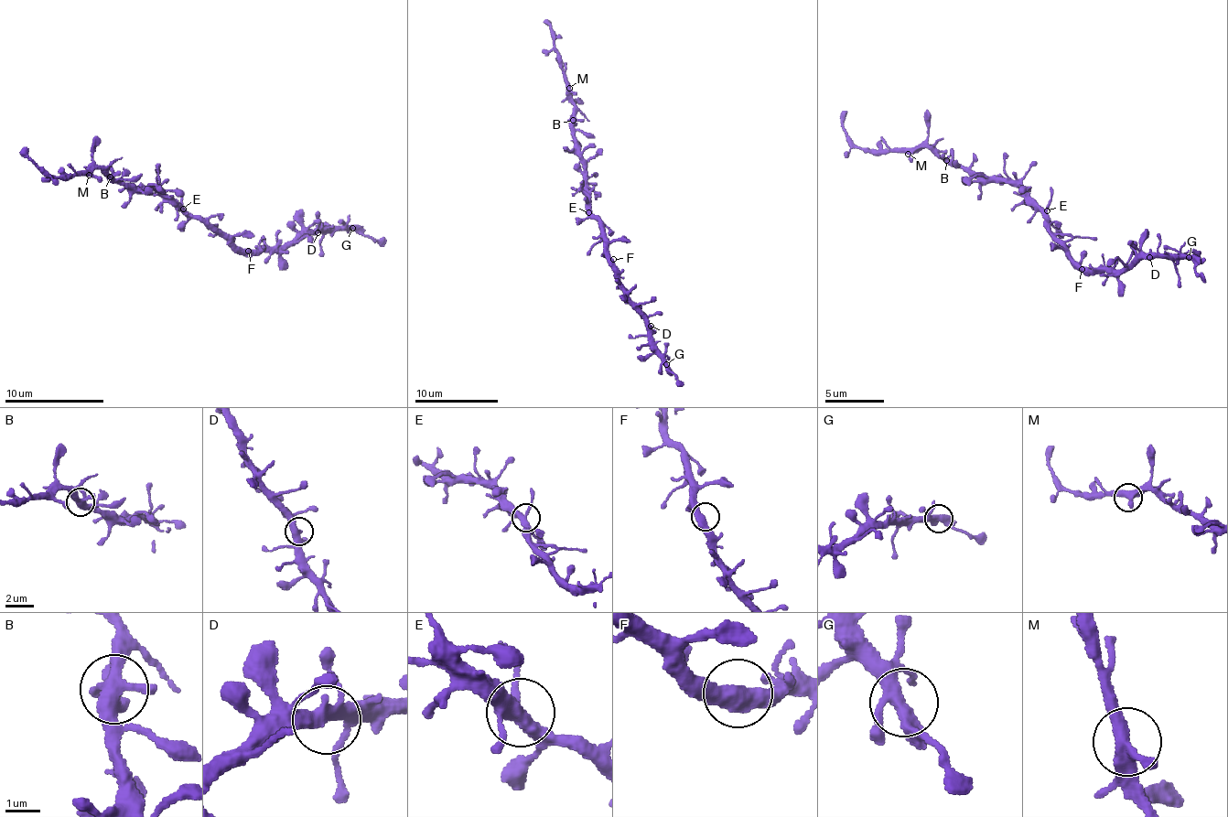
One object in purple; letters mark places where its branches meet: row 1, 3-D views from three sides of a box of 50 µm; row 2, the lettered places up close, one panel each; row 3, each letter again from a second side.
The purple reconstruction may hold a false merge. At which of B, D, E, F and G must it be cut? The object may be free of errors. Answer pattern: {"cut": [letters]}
{"cut": []}

